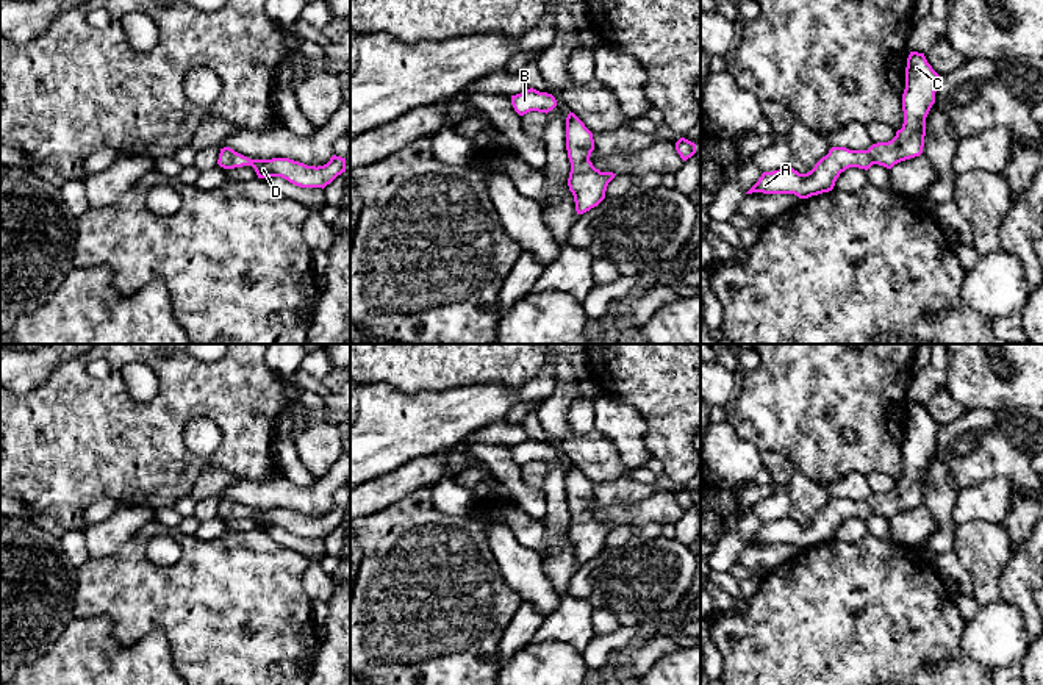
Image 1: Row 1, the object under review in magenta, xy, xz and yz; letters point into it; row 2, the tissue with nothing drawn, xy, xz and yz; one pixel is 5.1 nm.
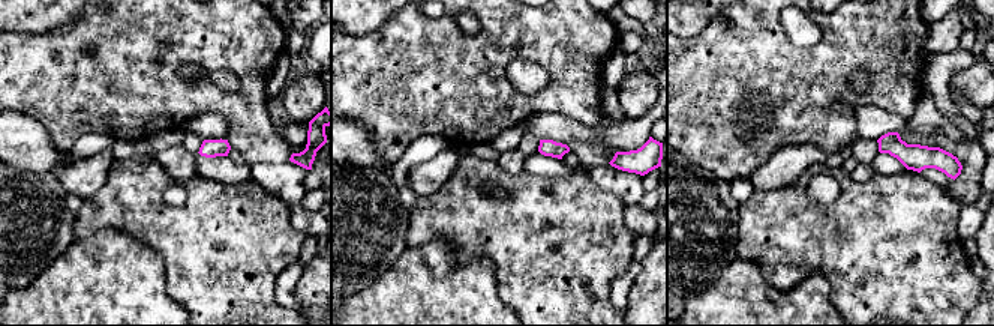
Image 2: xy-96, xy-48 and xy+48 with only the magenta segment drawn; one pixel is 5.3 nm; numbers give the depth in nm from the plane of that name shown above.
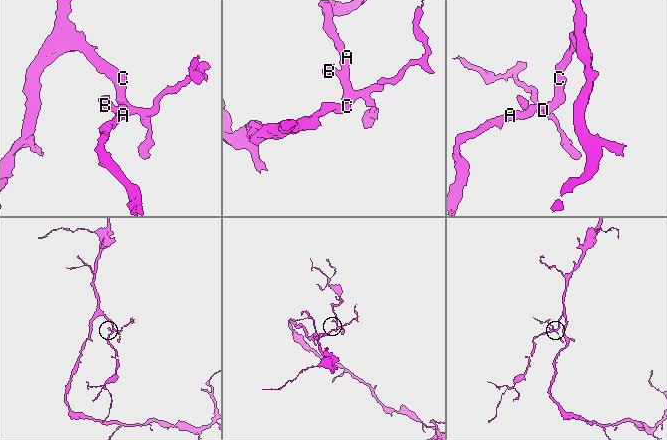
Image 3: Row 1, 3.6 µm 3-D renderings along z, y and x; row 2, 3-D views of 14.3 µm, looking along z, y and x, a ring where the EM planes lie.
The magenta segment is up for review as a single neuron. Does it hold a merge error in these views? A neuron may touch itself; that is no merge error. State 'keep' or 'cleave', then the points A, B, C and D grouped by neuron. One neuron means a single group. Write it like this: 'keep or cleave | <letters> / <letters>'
keep | A B C D

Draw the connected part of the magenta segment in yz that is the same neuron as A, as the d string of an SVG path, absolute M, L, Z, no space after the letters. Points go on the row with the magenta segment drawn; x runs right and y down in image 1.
M910 52L902 94L904 124L891 141L873 144L868 150L832 147L807 174L799 174L790 166L763 172L746 194L794 194L808 199L832 191L840 174L849 167L868 170L879 164L891 169L901 161L919 156L924 147L926 117L935 103L938 81L940 75L924 53Z

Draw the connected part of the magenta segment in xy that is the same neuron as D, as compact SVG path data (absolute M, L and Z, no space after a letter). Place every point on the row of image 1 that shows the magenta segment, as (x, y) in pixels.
M230 147L220 149L217 164L224 169L252 166L258 178L281 177L300 188L325 188L346 172L346 158L333 155L324 166L306 166L289 158L250 160Z

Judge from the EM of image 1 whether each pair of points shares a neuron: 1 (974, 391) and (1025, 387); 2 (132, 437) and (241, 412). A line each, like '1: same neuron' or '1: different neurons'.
1: same neuron
2: same neuron

